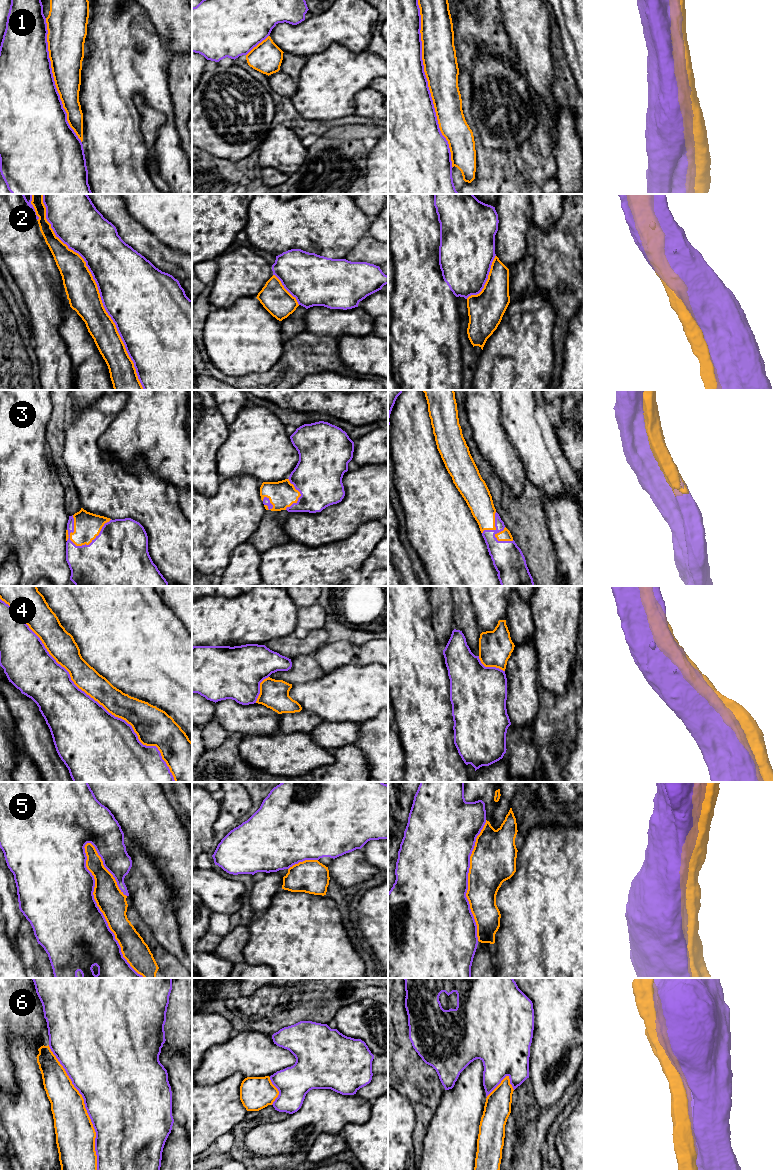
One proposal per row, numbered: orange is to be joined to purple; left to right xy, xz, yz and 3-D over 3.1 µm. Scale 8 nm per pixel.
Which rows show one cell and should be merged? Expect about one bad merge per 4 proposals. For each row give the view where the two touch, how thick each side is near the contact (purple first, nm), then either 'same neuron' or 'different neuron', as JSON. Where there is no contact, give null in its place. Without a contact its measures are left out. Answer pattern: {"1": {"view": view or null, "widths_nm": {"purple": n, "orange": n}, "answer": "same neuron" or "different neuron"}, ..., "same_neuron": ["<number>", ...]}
{"1": {"view": "yz", "widths_nm": {"purple": 500, "orange": 280}, "answer": "same neuron"}, "2": {"view": "xy", "widths_nm": {"purple": 500, "orange": 260}, "answer": "different neuron"}, "3": {"view": "xy", "widths_nm": {"purple": 500, "orange": 220}, "answer": "same neuron"}, "4": {"view": "xy", "widths_nm": {"purple": 480, "orange": 200}, "answer": "same neuron"}, "5": {"view": "xy", "widths_nm": {"purple": 500, "orange": 220}, "answer": "different neuron"}, "6": {"view": "xy", "widths_nm": {"purple": 500, "orange": 320}, "answer": "different neuron"}, "same_neuron": ["1", "3", "4"]}

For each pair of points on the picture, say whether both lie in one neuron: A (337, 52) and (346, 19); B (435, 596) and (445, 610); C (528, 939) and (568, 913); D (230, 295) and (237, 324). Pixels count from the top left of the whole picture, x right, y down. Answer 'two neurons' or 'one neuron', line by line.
A: two neurons
B: one neuron
C: one neuron
D: two neurons

